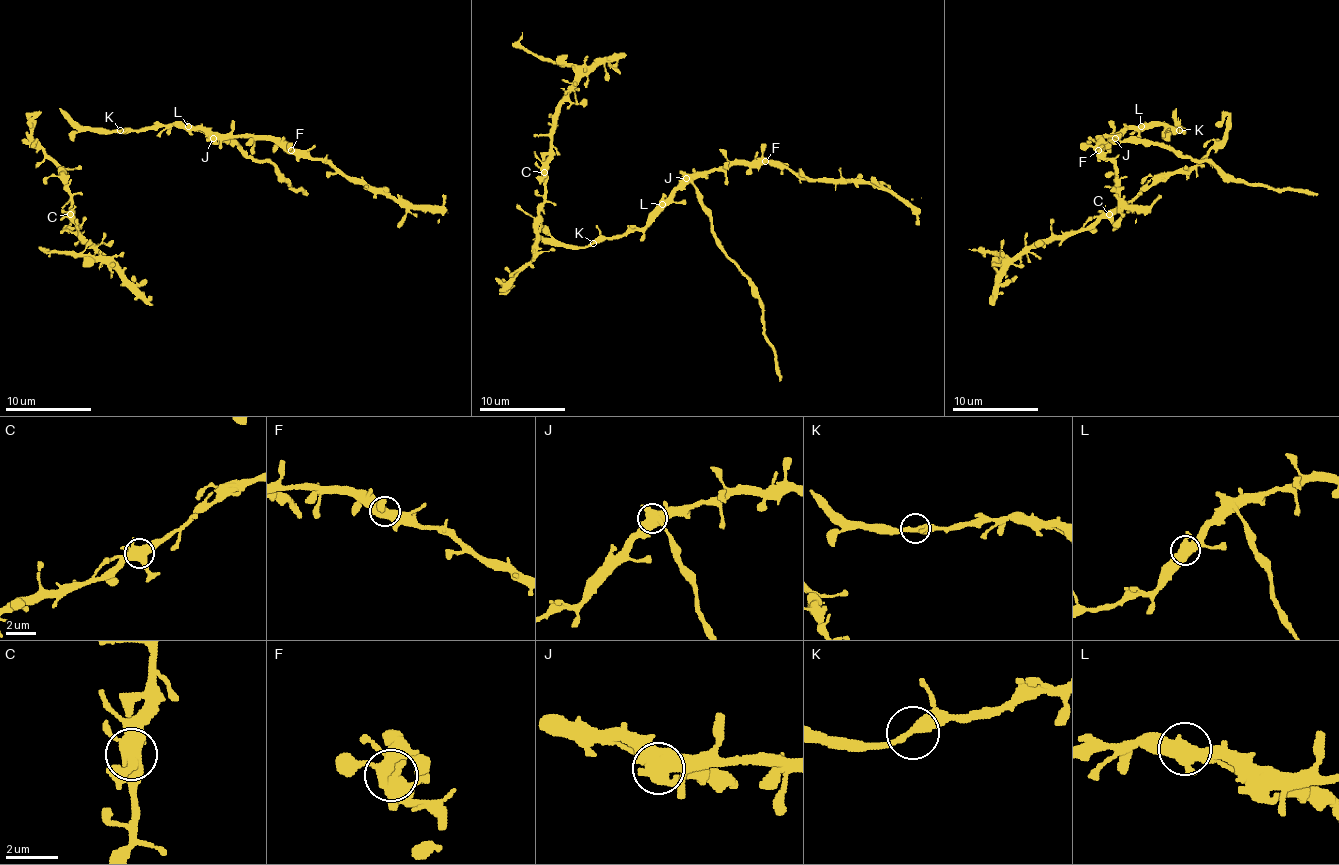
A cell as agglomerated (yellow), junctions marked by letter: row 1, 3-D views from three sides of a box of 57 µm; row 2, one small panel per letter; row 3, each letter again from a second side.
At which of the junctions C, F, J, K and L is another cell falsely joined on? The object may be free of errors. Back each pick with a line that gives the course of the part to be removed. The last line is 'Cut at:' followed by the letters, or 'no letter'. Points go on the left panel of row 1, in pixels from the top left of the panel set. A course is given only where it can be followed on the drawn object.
J: (212, 139), (233, 141), (248, 156), (268, 160), (289, 184), (306, 195)
Cut at: J

